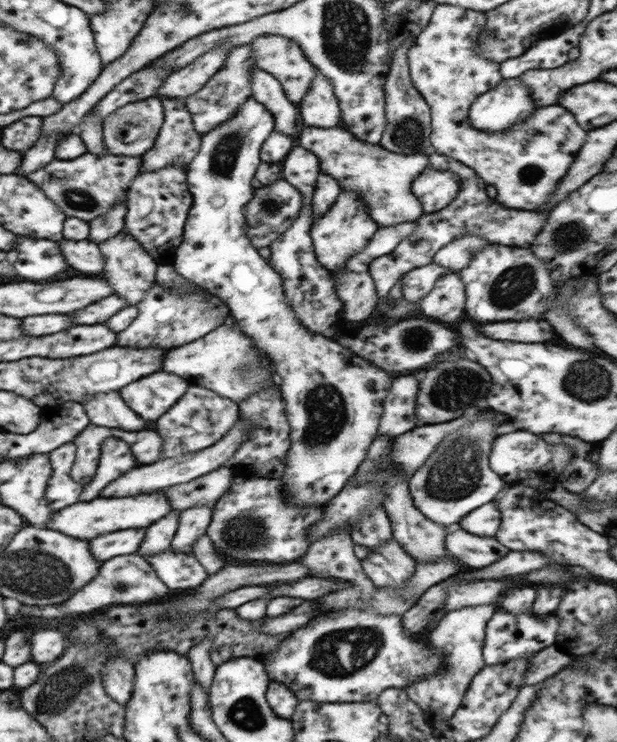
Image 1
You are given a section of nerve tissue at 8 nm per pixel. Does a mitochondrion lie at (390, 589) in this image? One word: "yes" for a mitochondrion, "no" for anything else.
no

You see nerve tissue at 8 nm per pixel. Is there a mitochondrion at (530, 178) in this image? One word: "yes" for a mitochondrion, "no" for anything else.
yes

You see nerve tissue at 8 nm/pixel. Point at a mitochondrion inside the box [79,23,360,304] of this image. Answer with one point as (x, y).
(222, 162)

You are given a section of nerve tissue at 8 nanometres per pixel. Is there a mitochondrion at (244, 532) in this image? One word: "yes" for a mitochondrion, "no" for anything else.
yes

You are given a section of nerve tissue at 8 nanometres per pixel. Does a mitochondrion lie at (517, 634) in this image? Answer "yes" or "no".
no

